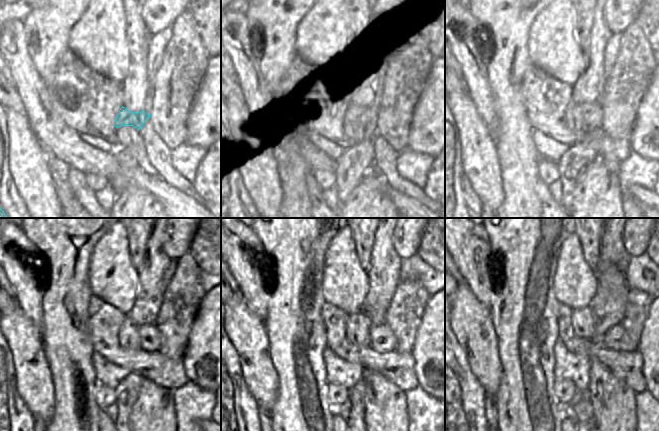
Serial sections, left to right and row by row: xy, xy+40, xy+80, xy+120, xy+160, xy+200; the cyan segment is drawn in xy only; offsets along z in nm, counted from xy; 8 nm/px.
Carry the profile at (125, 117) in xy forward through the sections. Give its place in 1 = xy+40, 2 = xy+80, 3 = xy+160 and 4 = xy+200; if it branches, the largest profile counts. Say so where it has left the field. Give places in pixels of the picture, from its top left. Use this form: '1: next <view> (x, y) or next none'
1: next xy+40 (366, 115)
2: next xy+80 (592, 113)
3: next xy+160 (380, 338)
4: next xy+200 (616, 339)

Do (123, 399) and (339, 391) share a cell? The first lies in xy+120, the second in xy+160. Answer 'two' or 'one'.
two

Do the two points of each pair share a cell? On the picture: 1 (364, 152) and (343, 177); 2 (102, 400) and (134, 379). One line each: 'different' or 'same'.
1: same
2: different

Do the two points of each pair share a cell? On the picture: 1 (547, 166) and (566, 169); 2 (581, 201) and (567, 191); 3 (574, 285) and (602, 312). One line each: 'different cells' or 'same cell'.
1: different cells
2: different cells
3: different cells

